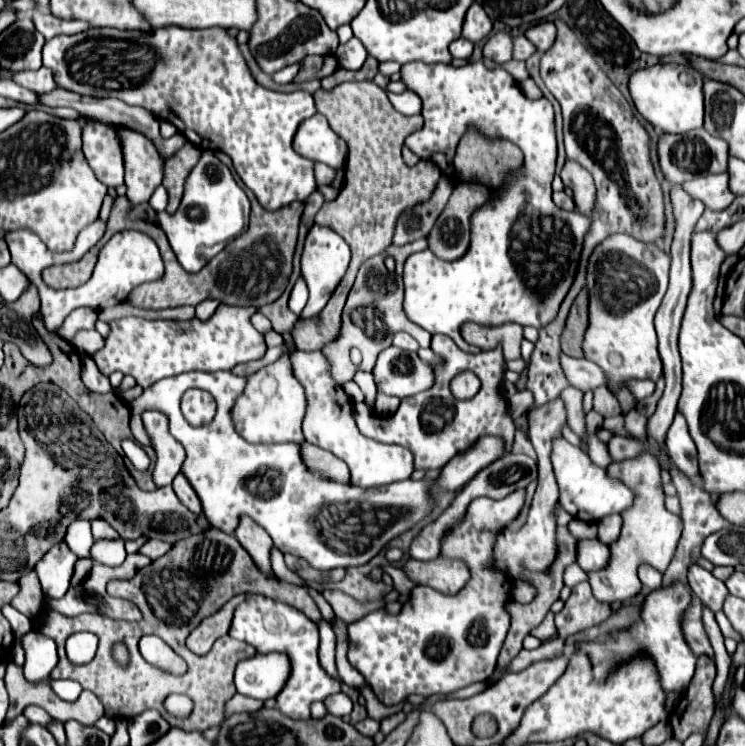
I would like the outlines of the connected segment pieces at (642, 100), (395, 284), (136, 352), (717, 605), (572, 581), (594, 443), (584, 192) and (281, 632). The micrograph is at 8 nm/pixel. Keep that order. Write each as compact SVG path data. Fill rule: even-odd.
M658 62L654 66L640 68L632 72L628 80L628 90L640 116L662 132L682 134L682 132L700 128L704 122L702 80L700 80L700 72L692 66Z
M380 256L376 258L368 258L362 266L360 266L360 272L356 276L356 282L348 294L348 300L346 300L346 306L344 306L344 330L342 330L342 344L348 342L348 348L334 354L334 346L340 344L340 340L332 342L332 354L328 354L330 362L332 362L332 376L338 384L344 384L348 380L354 378L354 374L358 370L362 372L370 372L376 364L376 352L384 350L386 346L392 344L392 336L394 332L408 332L412 334L412 338L418 340L418 344L422 348L428 348L430 346L430 334L424 332L420 326L412 324L404 310L402 310L402 300L404 300L404 284L402 284L402 278L398 274L390 274L386 270L386 266L382 264ZM366 322L372 324L372 328L366 330ZM360 326L360 328L358 328ZM356 348L360 352L360 364L354 364L352 358L350 358L350 350Z
M220 304L208 320L112 320L110 334L104 338L104 348L94 352L94 360L102 374L110 376L112 372L120 370L122 374L134 376L142 388L148 388L162 378L190 370L232 370L240 362L260 360L266 354L264 336L250 322L254 312L256 308L252 306L238 308Z
M692 564L688 568L688 584L690 588L696 592L696 596L712 610L712 612L718 612L722 610L722 602L728 594L726 586L722 580L714 578L708 570L704 570L702 566L698 564Z
M570 564L566 570L564 570L564 584L566 586L576 586L578 582L584 582L586 580L586 572L578 566L578 564Z
M592 434L592 436L588 438L588 456L590 456L590 460L592 460L594 464L598 464L600 468L606 468L606 466L612 462L612 458L610 458L610 454L608 454L608 450L606 450L606 444L600 442L600 440L596 438L596 434Z
M566 160L560 176L562 176L562 182L570 186L574 192L576 210L582 212L584 216L590 216L594 208L594 200L596 200L596 188L594 188L594 180L590 172L582 168L580 164L576 164L574 160Z
M252 594L236 608L234 620L230 626L230 636L252 644L260 654L286 652L290 656L292 674L288 678L284 690L278 694L278 704L276 704L276 708L282 714L292 716L296 720L306 720L306 718L310 718L310 704L314 700L324 700L326 696L340 692L340 682L336 678L332 678L320 666L318 626L298 608L272 600L272 598L266 598L266 596Z

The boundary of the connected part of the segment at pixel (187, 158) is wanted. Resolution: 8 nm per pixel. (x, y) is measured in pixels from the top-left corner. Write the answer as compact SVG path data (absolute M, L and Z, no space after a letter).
M186 142L184 148L180 148L180 152L176 152L176 156L170 156L164 162L162 186L168 192L168 210L178 208L178 204L182 200L182 192L184 192L184 180L188 178L190 170L198 162L198 158L200 158L200 150L192 142Z

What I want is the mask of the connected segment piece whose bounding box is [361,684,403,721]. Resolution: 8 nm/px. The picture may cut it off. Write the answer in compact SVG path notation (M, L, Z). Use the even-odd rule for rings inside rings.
M366 684L361 689L361 695L365 698L366 701L365 706L367 710L367 715L377 721L381 721L388 716L396 714L402 709L403 706L403 704L396 706L385 706L377 699L373 690L368 684Z

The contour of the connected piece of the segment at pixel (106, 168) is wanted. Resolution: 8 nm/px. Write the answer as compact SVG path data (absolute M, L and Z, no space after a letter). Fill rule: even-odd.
M102 122L86 124L82 130L82 152L96 178L108 188L124 184L124 160L112 126Z

